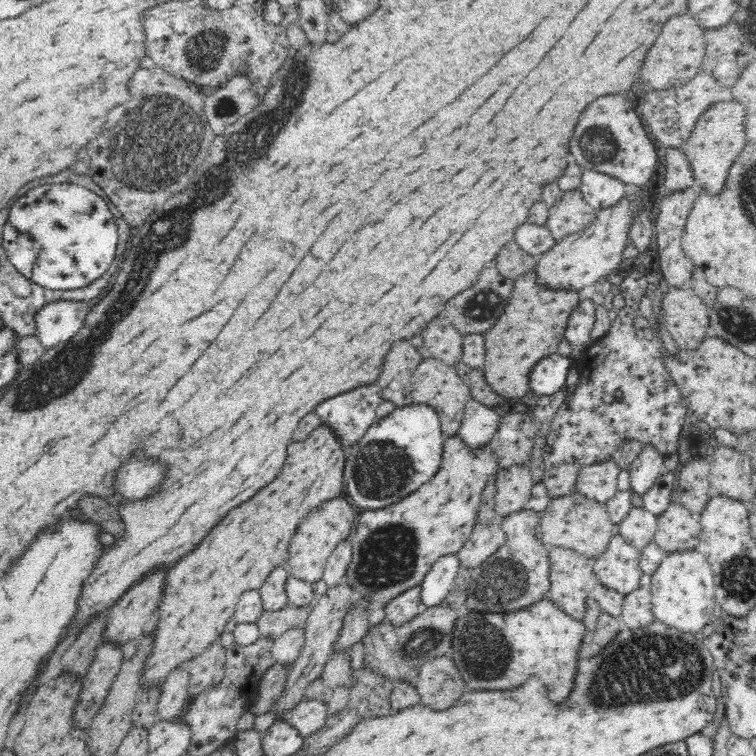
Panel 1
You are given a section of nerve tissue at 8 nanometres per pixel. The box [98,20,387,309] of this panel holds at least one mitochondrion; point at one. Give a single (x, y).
(209, 48)

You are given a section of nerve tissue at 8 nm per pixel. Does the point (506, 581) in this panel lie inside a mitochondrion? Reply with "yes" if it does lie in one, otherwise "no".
yes

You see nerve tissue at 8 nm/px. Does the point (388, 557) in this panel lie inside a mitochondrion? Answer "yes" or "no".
yes

